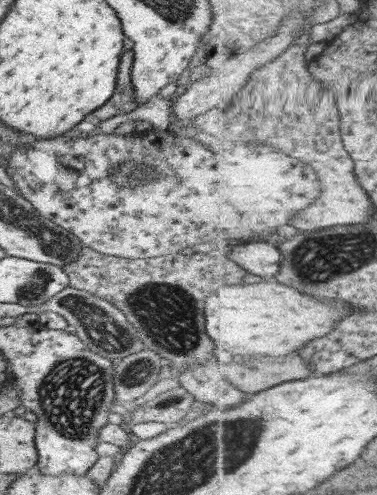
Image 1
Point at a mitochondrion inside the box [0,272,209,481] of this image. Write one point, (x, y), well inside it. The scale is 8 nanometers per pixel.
(70, 396)

